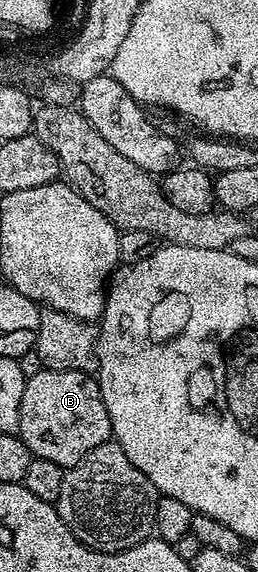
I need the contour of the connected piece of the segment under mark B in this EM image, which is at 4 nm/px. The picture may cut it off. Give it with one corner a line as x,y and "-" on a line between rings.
45,367
39,370
39,373
31,372
27,376
24,399
20,399
20,427
17,436
21,437
34,457
48,459
51,463
63,467
78,465
93,449
112,437
108,407
104,407
98,382
91,374
80,371
56,371

